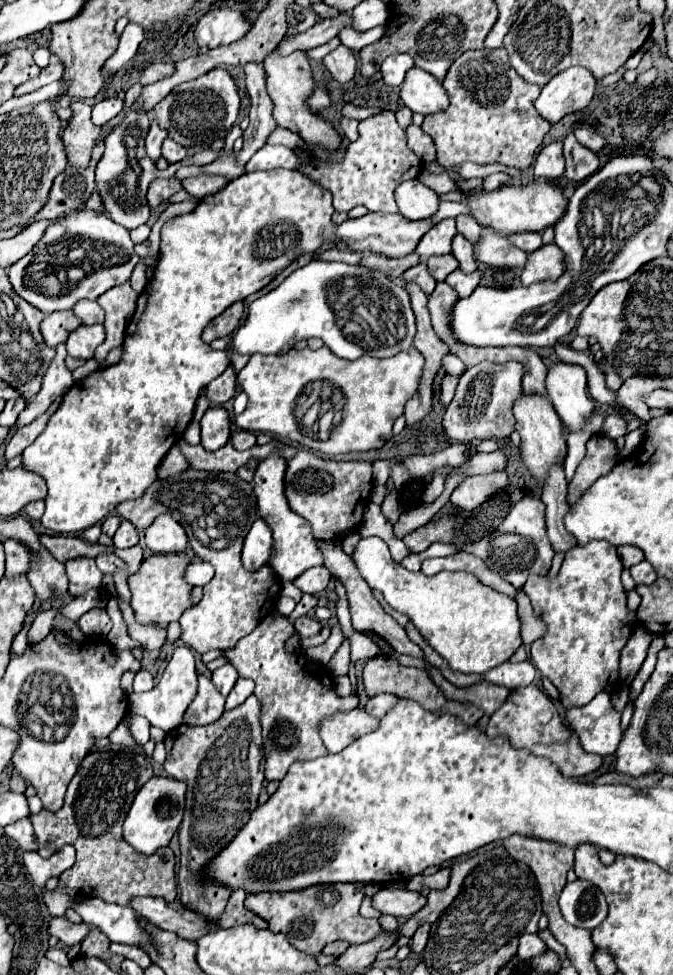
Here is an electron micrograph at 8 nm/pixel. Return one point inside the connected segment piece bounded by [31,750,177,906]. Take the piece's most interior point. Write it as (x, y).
(97, 800)

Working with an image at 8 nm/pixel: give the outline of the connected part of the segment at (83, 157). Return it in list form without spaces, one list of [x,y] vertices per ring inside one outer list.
[[[73,102],[71,110],[73,116],[61,136],[63,146],[71,166],[87,168],[87,164],[91,162],[91,152],[95,144],[99,144],[99,132],[103,130],[91,122],[91,106],[87,106],[85,102]]]

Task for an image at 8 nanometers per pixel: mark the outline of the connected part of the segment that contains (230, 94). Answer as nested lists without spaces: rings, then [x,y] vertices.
[[[213,68],[191,82],[179,84],[179,88],[169,92],[153,110],[157,124],[169,132],[169,138],[183,144],[189,154],[197,154],[209,148],[215,140],[223,140],[233,128],[239,114],[239,92],[225,68]]]

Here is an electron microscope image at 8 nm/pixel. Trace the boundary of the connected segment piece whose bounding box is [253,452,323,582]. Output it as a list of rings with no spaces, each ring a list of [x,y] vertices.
[[[271,454],[263,462],[259,462],[255,478],[253,478],[253,492],[257,496],[257,514],[269,524],[273,530],[273,548],[271,548],[271,568],[281,580],[293,582],[297,580],[305,570],[323,564],[323,552],[319,552],[315,536],[311,536],[311,524],[303,520],[301,516],[295,516],[291,508],[287,506],[285,494],[283,494],[283,476],[285,476],[287,462],[281,454]]]

